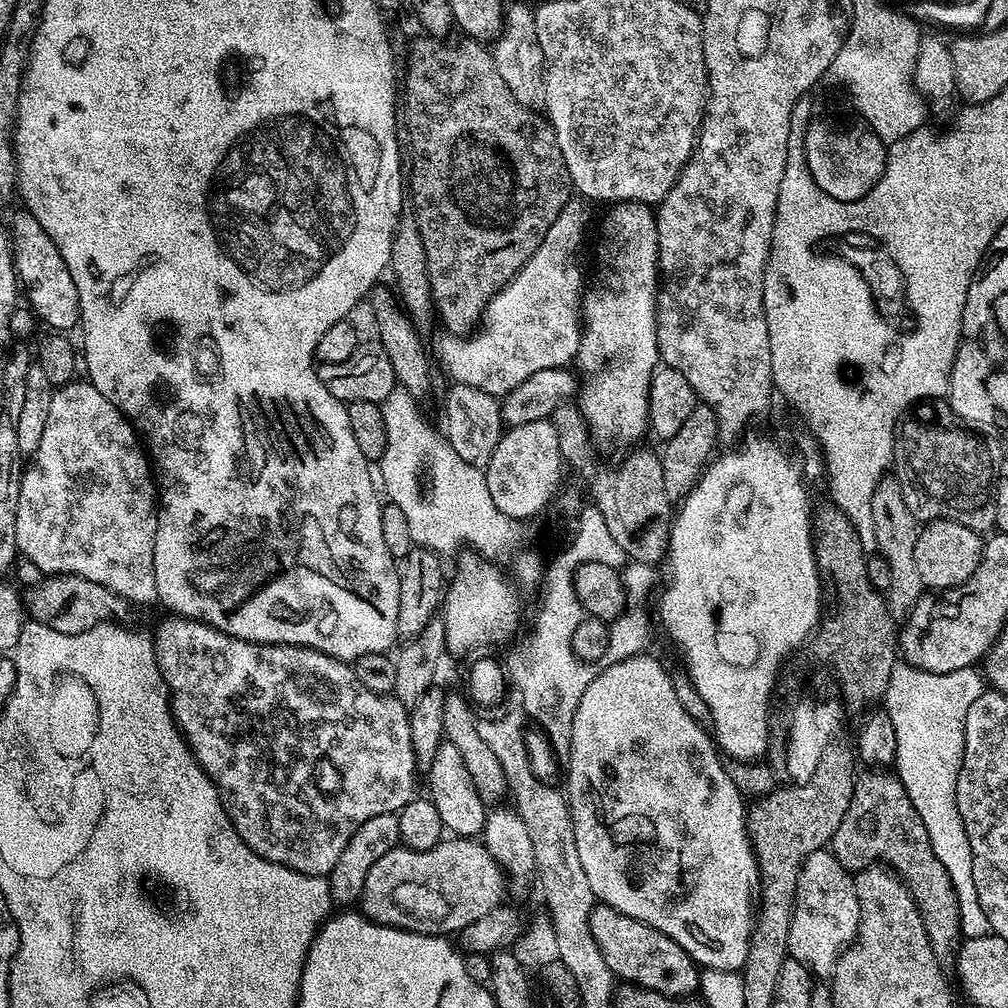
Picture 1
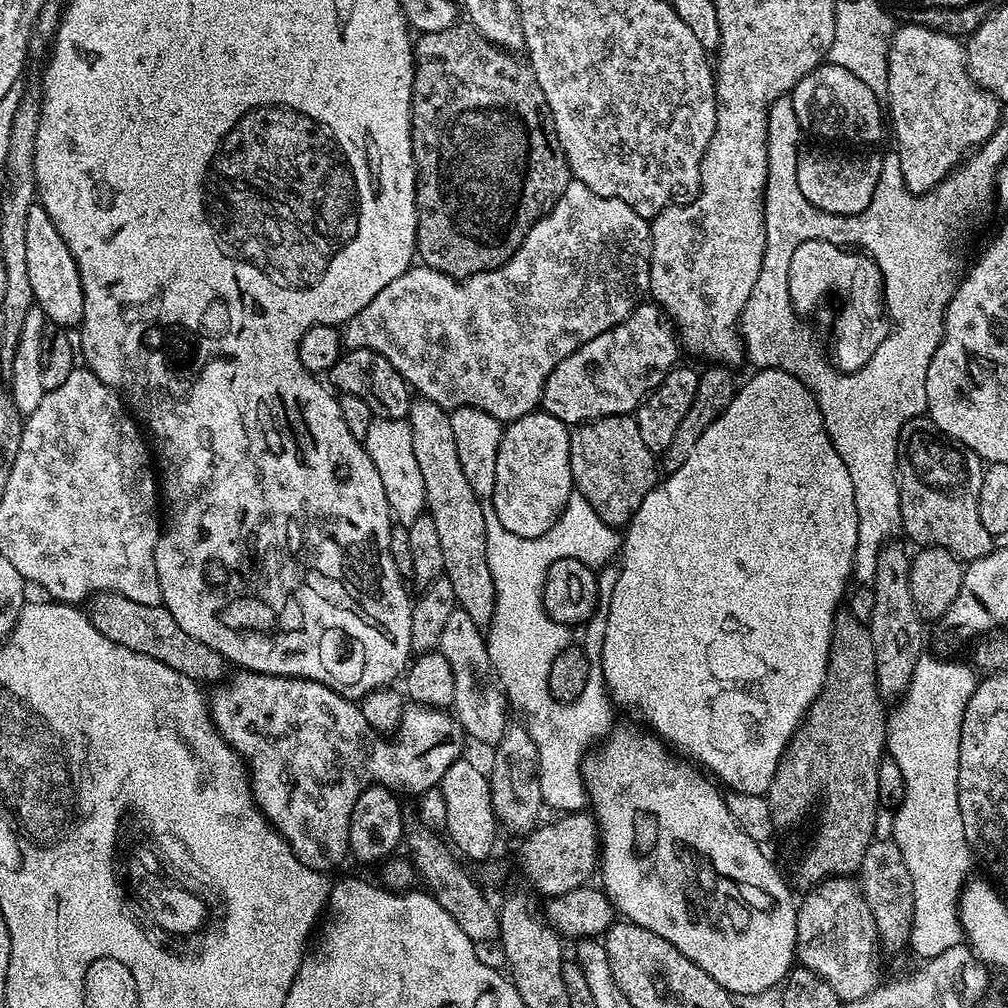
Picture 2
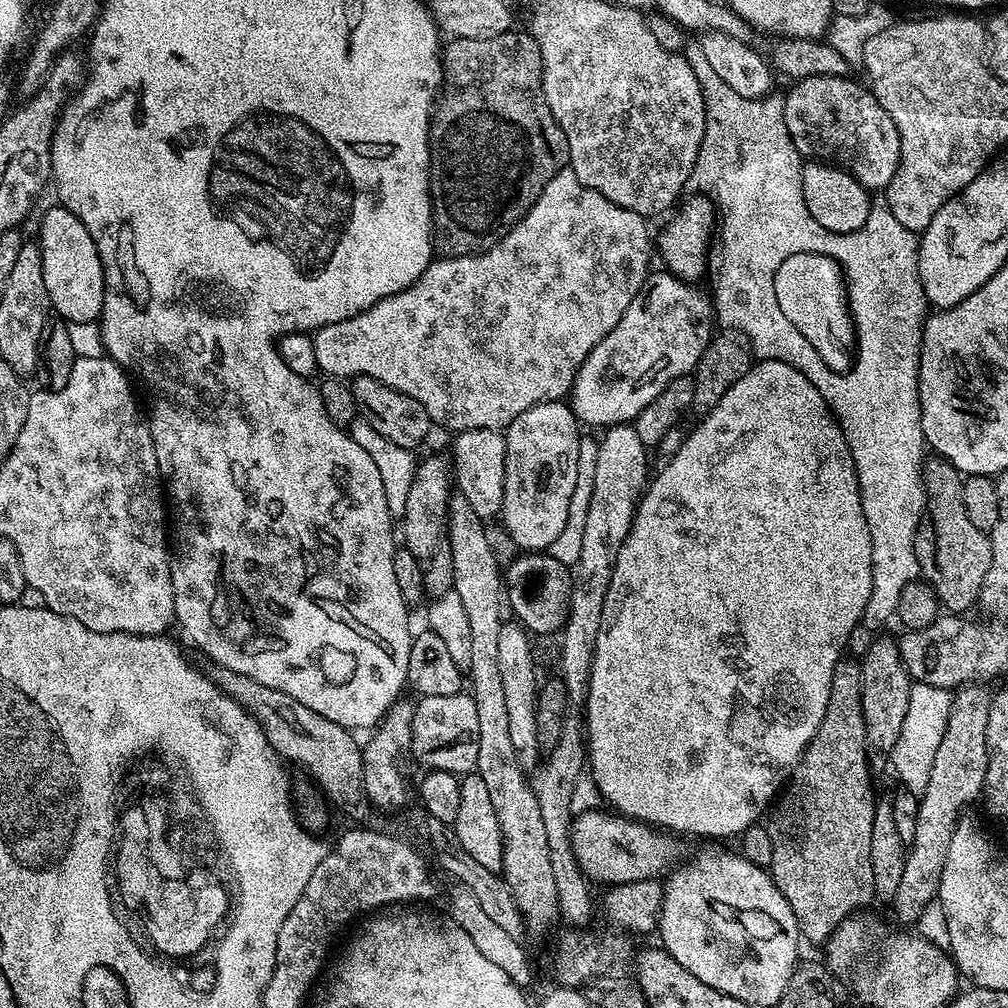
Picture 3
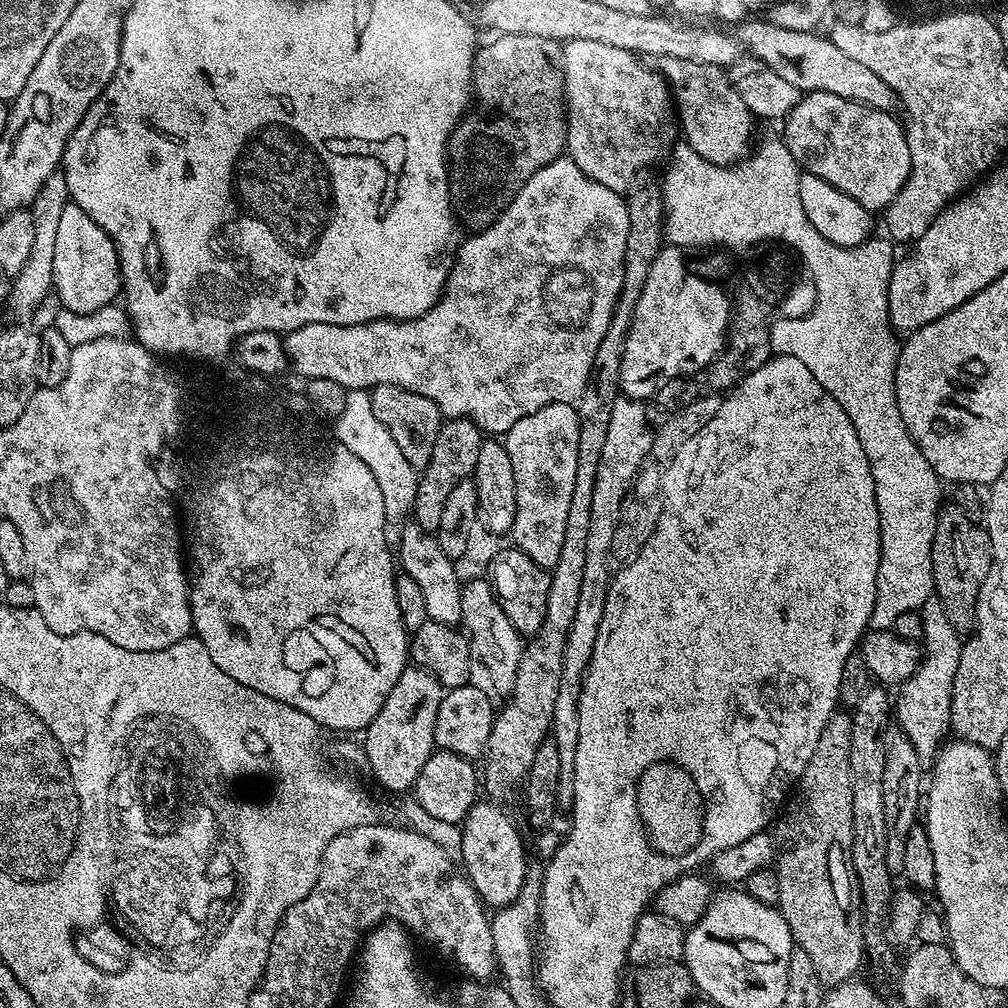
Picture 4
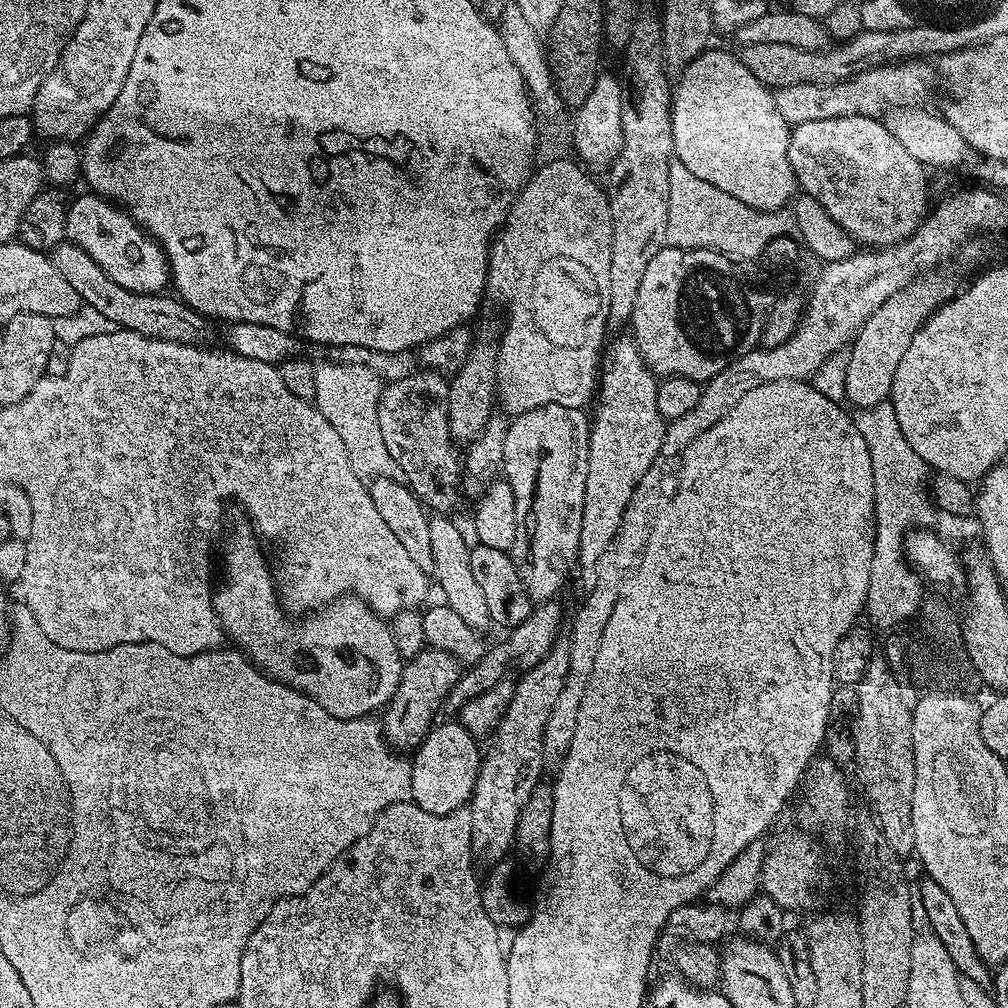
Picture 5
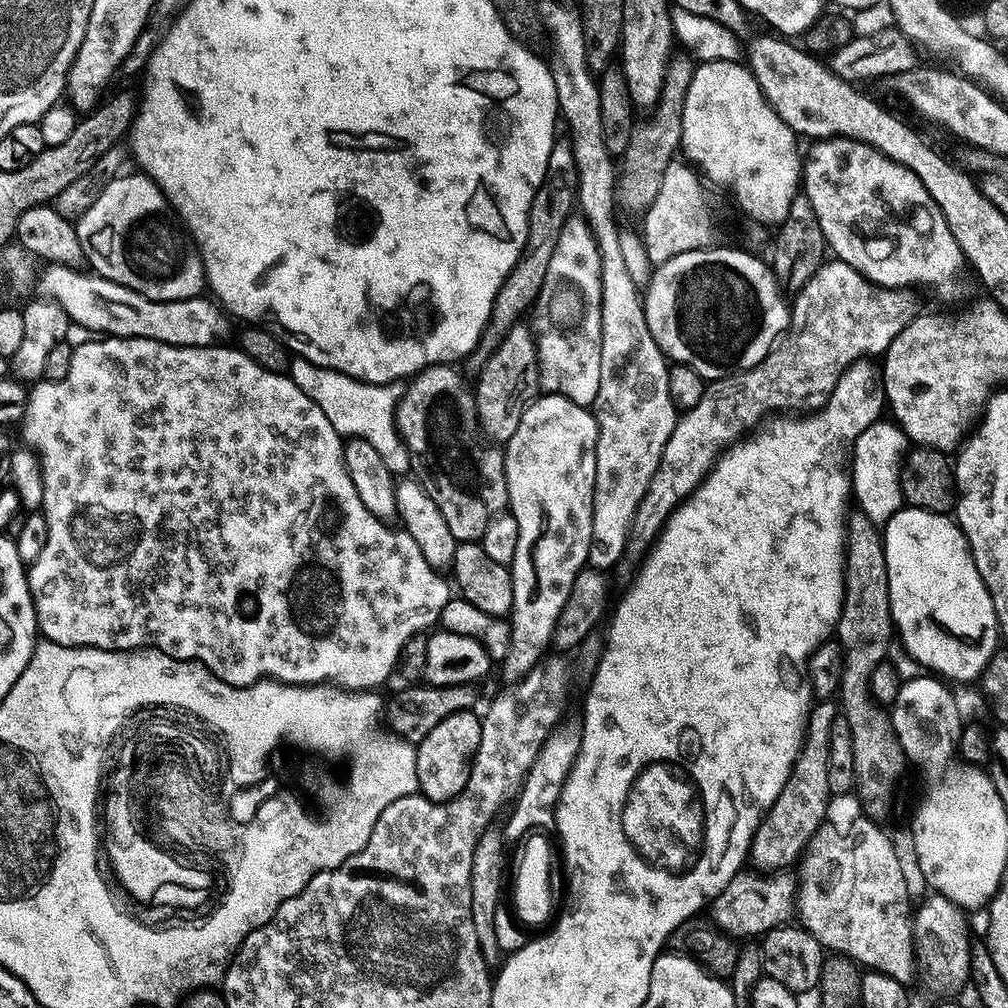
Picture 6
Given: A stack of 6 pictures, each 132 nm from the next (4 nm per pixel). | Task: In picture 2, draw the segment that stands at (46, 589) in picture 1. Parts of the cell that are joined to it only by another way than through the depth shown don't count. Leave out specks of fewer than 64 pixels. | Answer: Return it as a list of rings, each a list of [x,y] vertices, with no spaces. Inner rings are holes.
[[[97,592],[87,601],[86,615],[94,630],[98,630],[98,634],[106,634],[110,642],[118,642],[118,646],[126,646],[126,650],[138,650],[138,654],[146,654],[150,658],[158,658],[158,662],[166,662],[170,670],[186,674],[186,678],[201,686],[213,685],[225,677],[226,662],[222,657],[210,650],[206,642],[190,638],[190,634],[186,634],[186,630],[174,622],[163,603],[143,604],[117,592]]]

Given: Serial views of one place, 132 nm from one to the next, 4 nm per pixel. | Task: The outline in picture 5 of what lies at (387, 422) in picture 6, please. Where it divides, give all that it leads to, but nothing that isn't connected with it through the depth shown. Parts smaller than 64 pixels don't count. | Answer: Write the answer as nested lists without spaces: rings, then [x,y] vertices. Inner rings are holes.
[[[316,364],[316,399],[314,406],[338,430],[338,438],[350,454],[350,462],[357,476],[375,478],[377,476],[397,475],[398,469],[378,426],[378,402],[382,380],[368,368],[360,364]]]

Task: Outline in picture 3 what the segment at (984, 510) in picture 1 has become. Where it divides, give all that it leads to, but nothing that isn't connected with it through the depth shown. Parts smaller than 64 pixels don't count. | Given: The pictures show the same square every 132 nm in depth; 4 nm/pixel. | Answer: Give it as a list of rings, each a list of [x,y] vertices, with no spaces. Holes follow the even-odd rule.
[[[928,458],[924,462],[924,494],[926,497],[926,520],[932,523],[932,536],[917,535],[916,557],[920,563],[920,574],[926,583],[936,592],[939,603],[949,613],[964,614],[967,608],[979,601],[980,591],[992,561],[992,541],[989,533],[978,530],[970,523],[966,515],[966,506],[962,506],[962,486],[965,477],[949,460]]]

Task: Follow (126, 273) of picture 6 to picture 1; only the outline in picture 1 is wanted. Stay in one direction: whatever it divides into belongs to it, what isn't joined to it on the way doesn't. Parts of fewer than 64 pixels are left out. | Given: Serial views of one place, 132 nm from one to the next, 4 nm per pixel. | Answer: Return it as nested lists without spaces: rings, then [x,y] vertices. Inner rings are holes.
[[[19,210],[12,216],[12,224],[10,223],[10,237],[12,247],[13,266],[16,268],[16,277],[19,280],[19,287],[22,289],[23,295],[28,295],[26,301],[27,307],[34,313],[37,321],[41,325],[49,324],[49,329],[55,330],[57,333],[64,334],[69,330],[67,328],[75,329],[80,323],[80,303],[78,302],[78,286],[74,286],[74,278],[70,278],[70,270],[66,270],[66,262],[62,262],[62,254],[58,254],[58,246],[54,246],[54,241],[50,238],[50,234],[46,234],[46,230],[42,230],[42,226],[38,223],[38,218],[34,218],[34,214],[30,214],[27,210]]]

